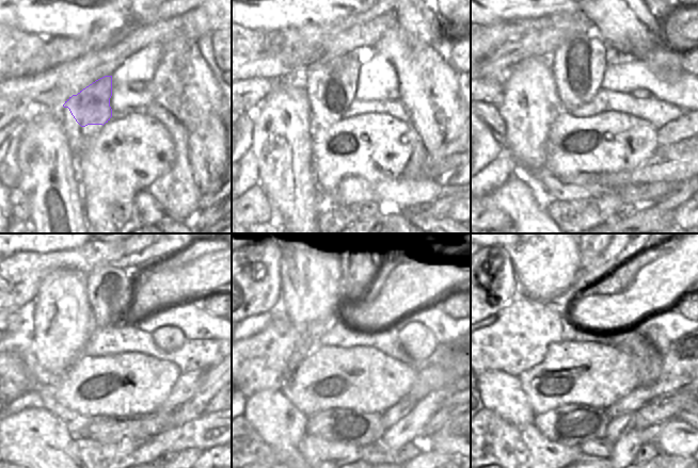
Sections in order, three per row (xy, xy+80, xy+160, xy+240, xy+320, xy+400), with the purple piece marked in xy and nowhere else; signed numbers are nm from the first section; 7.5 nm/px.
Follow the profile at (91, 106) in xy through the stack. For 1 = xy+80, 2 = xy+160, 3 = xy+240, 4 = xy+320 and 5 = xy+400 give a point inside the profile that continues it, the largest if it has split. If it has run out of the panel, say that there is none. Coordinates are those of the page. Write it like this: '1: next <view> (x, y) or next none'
1: next xy+80 (331, 84)
2: next xy+160 (578, 64)
3: next xy+240 (109, 289)
4: next xy+320 (350, 271)
5: next xy+400 (585, 255)

